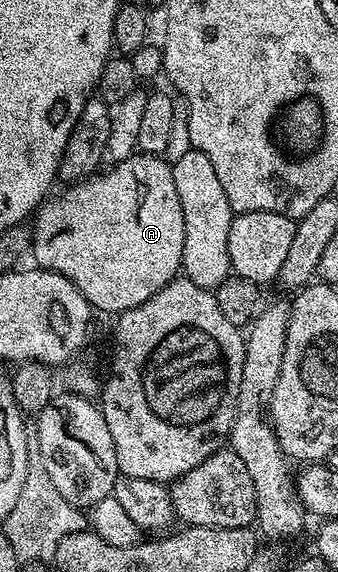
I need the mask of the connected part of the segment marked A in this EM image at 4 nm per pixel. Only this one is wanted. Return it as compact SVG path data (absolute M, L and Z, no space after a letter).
M135 153L112 165L109 171L101 170L71 184L57 199L41 203L34 215L36 224L31 224L30 230L32 243L120 243L120 249L112 253L58 253L58 257L54 255L52 271L69 279L97 312L123 313L154 297L158 289L181 274L184 222L172 168L161 156Z

